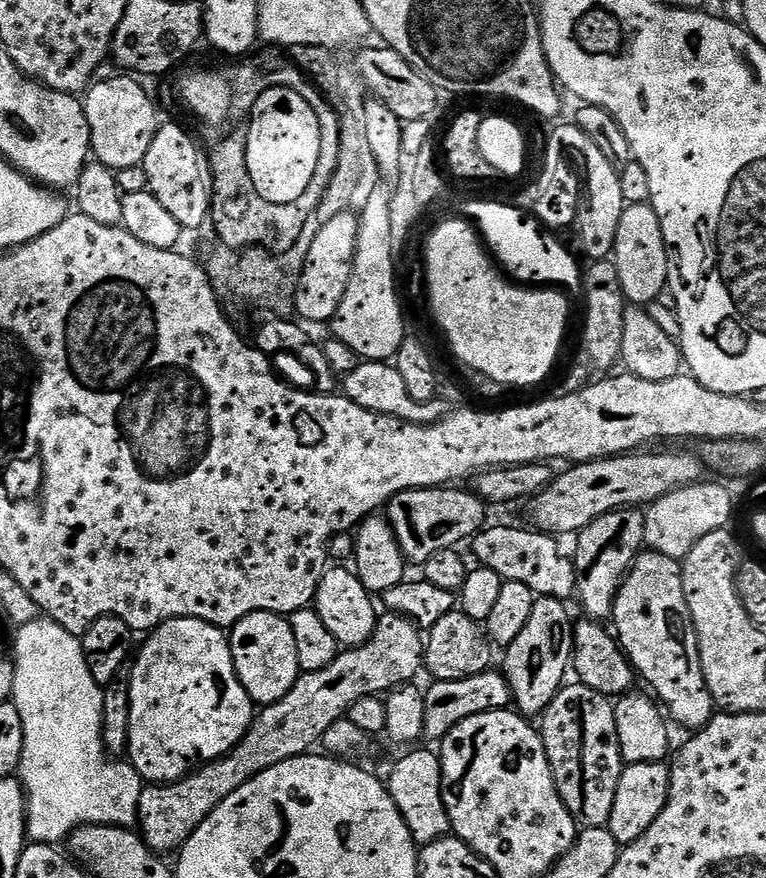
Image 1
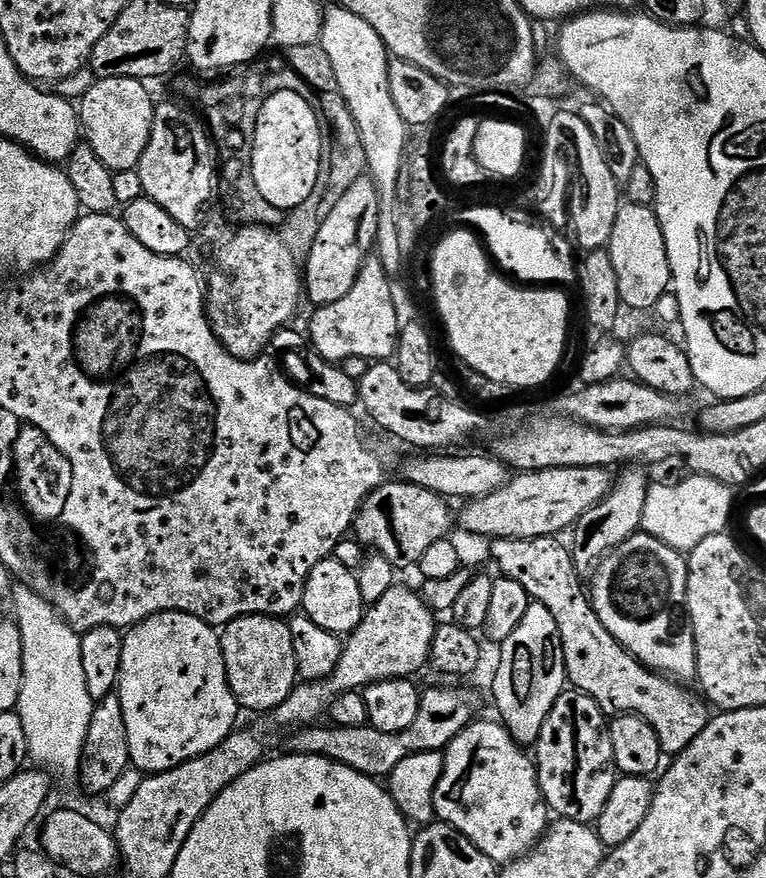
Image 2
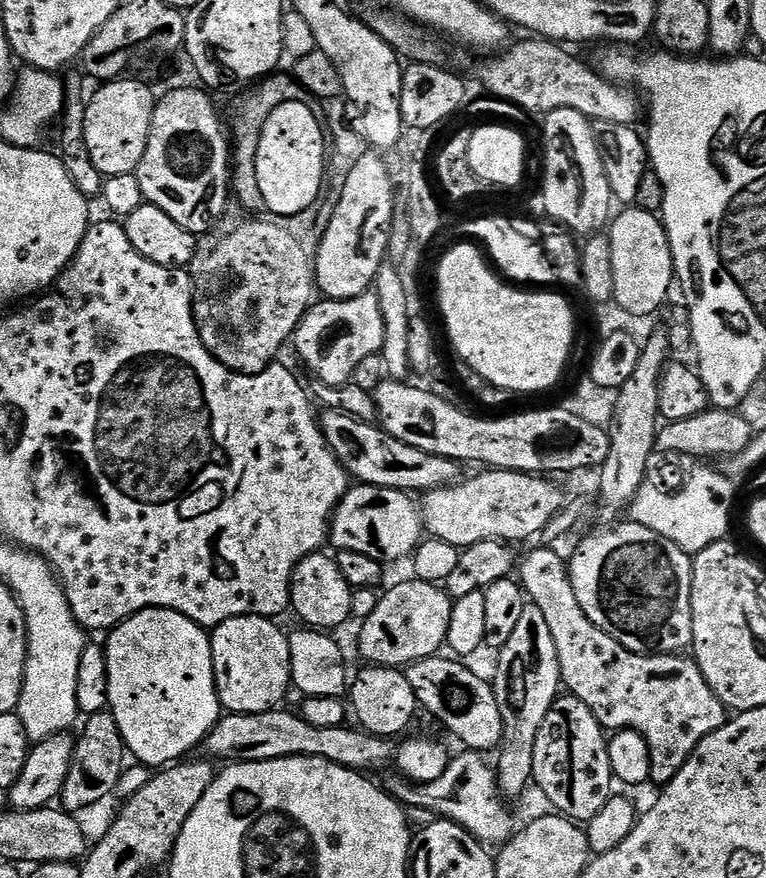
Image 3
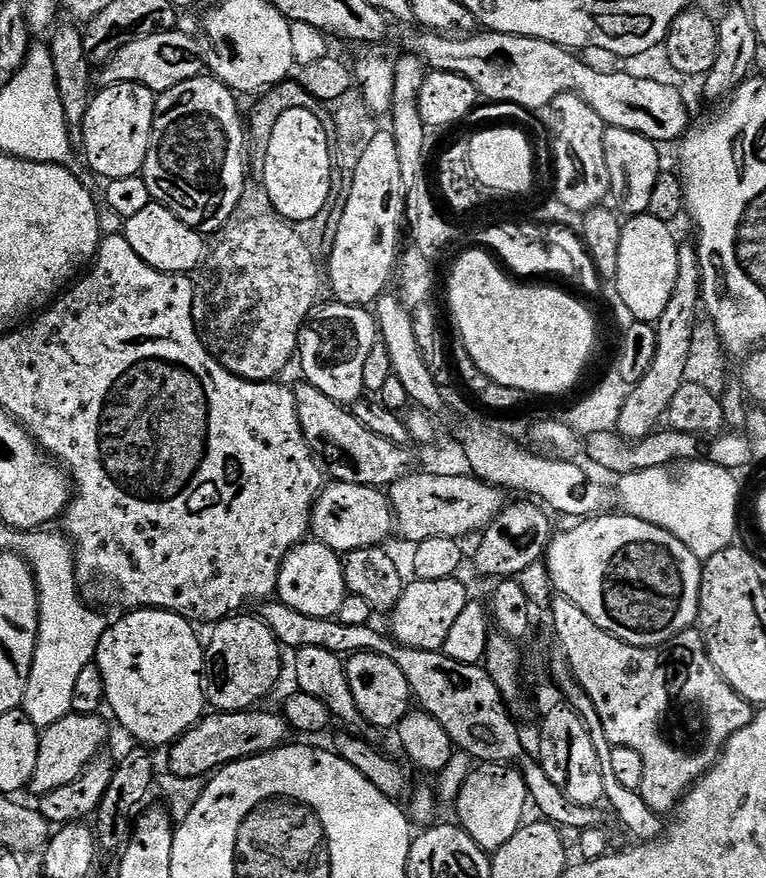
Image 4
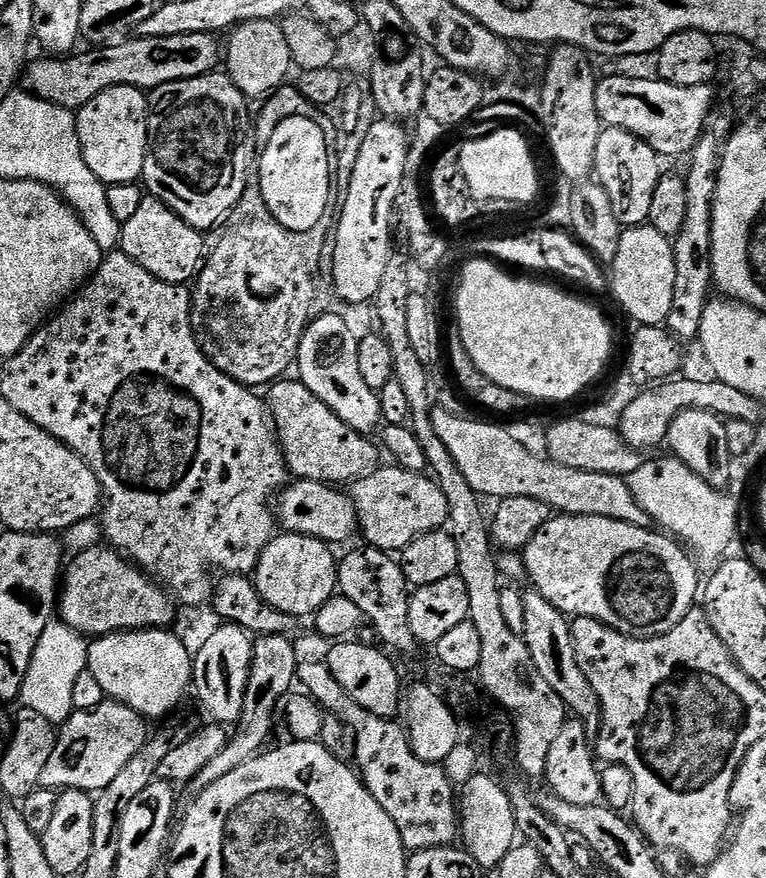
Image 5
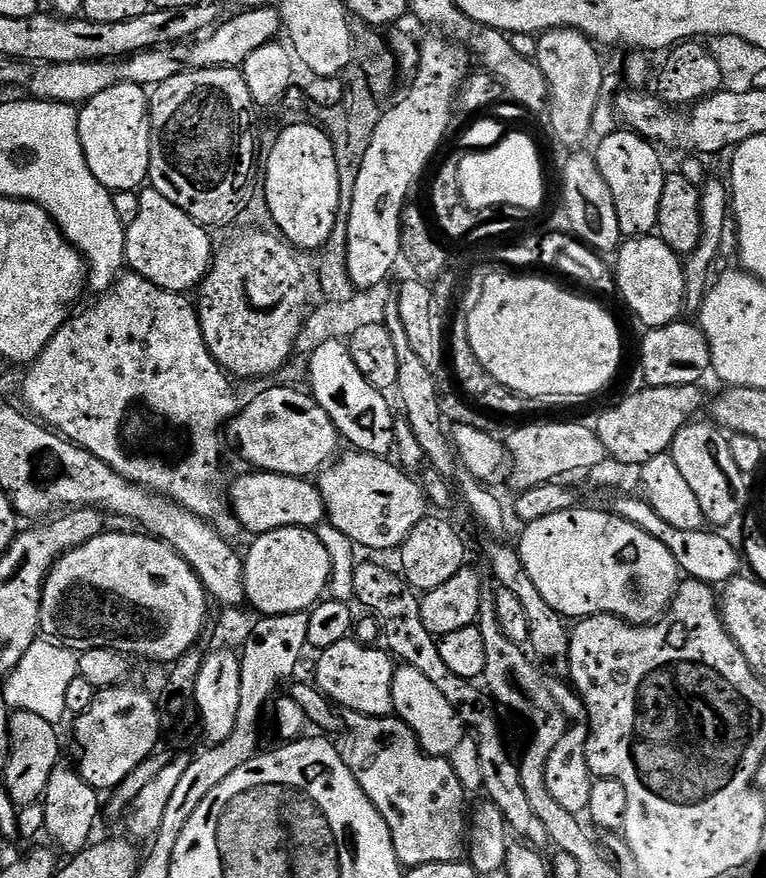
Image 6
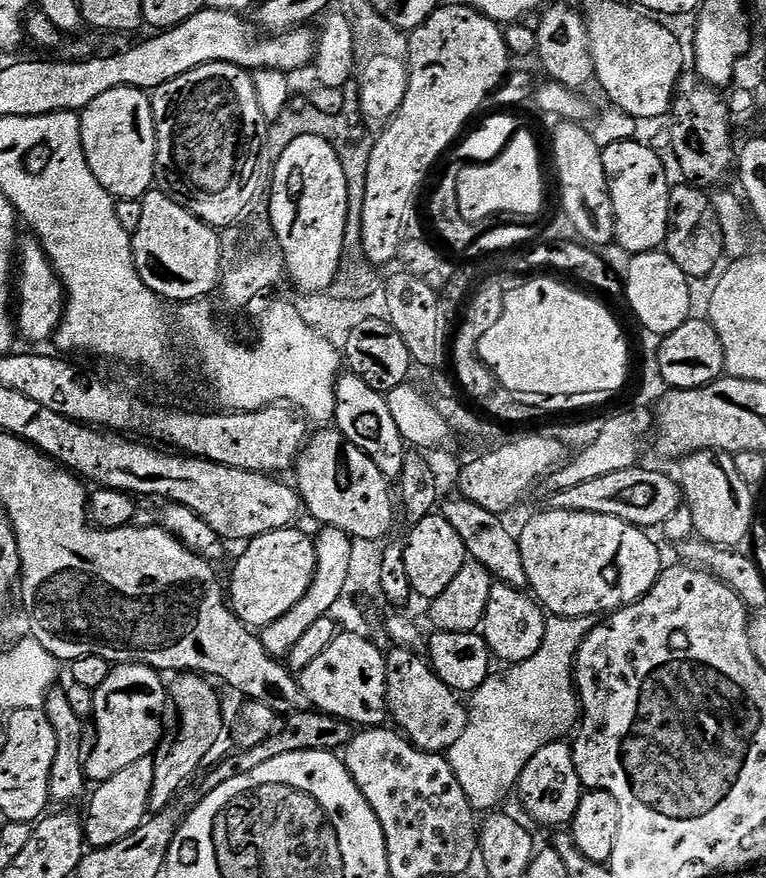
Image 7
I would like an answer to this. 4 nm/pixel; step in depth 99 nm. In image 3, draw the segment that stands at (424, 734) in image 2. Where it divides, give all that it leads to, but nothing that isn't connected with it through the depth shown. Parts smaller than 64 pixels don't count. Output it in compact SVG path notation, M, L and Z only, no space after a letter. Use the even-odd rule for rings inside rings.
M253 712L251 714L228 714L214 726L214 730L204 740L202 752L205 757L217 756L223 762L240 762L245 760L277 760L287 756L317 756L330 762L340 764L344 768L368 770L364 768L380 768L383 764L391 765L394 760L394 744L391 739L373 736L359 727L353 726L310 726L303 715L292 712Z

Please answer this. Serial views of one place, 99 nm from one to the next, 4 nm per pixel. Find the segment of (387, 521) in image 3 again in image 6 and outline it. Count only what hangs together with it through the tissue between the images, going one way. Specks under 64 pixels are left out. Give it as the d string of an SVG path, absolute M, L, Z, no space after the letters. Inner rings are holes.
M248 470L245 476L231 481L226 492L236 521L245 533L259 534L279 528L311 528L324 524L326 513L319 487L303 476L287 476L259 470Z

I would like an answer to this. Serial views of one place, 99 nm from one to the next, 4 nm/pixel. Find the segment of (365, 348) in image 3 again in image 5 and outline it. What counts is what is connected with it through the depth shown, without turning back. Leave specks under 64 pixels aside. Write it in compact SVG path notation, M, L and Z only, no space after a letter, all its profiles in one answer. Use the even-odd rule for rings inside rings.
M319 316L304 331L295 362L295 367L300 368L298 379L318 399L326 402L326 406L330 406L330 410L334 410L334 414L346 422L346 426L356 432L372 434L376 427L381 427L382 415L378 392L366 384L358 364L361 337L342 317Z

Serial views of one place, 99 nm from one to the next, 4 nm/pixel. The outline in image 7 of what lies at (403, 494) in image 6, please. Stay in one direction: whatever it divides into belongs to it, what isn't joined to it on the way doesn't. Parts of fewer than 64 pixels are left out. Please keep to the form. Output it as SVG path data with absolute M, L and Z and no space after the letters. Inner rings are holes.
M338 430L331 431L320 432L317 436L315 433L304 445L294 465L294 473L296 472L294 484L306 507L306 512L317 520L317 525L342 530L353 540L383 541L385 539L383 536L391 530L392 523L396 520L396 514L398 518L398 504L394 499L393 485L384 477L382 470L378 470L376 463L365 452L358 450L358 446L354 446L354 442L345 440L344 435Z

